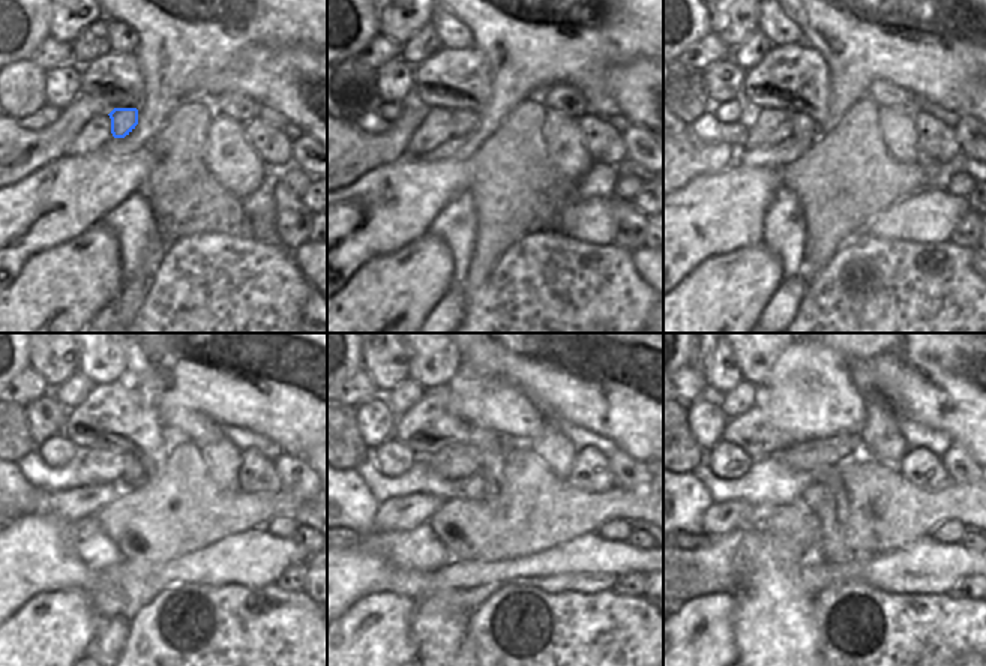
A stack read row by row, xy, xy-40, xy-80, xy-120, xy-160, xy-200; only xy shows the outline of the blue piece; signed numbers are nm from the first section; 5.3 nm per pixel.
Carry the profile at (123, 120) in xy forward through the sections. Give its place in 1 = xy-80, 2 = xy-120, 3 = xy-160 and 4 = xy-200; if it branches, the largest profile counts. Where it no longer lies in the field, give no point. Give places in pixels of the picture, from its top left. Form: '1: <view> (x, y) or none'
1: xy-80 (803, 128)
2: xy-120 (134, 476)
3: xy-160 (473, 488)
4: xy-200 (818, 497)

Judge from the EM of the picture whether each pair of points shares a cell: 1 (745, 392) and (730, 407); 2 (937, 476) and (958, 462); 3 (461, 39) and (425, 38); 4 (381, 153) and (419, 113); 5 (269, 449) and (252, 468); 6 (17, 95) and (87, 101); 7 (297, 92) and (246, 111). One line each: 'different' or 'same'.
1: same
2: different
3: different
4: same
5: different
6: different
7: different

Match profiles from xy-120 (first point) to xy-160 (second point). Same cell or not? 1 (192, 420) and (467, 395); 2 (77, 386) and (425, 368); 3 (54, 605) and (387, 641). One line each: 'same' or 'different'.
1: same
2: different
3: same

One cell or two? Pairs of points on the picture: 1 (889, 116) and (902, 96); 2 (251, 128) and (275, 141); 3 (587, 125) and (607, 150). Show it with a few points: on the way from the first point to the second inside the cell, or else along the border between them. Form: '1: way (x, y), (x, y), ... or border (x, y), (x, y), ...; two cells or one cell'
1: border (880, 107), (895, 107), (913, 117); two cells
2: way (257, 131), (269, 141); one cell
3: way (593, 129), (605, 144); one cell

